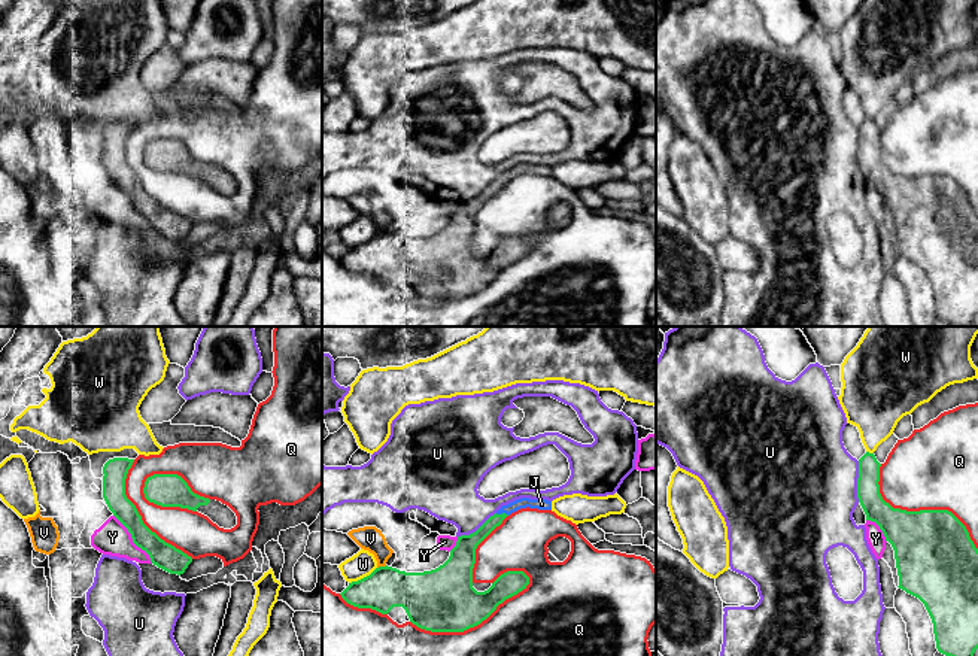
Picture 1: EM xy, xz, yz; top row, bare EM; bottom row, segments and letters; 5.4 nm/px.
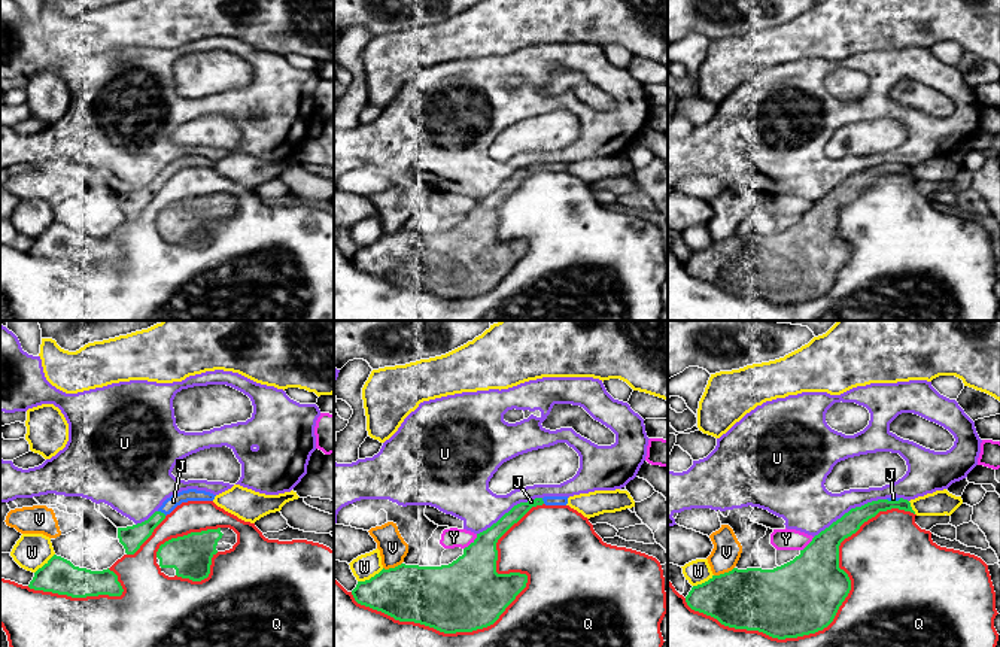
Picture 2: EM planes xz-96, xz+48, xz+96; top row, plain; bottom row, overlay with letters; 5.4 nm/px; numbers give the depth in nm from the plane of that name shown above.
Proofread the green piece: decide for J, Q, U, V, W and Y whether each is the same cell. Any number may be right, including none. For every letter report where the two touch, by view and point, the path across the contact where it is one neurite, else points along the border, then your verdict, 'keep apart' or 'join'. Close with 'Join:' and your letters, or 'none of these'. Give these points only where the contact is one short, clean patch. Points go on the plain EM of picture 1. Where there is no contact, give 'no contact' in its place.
J: contact xz (503, 179); join
Q: contact xz (471, 292); keep apart
U: contact yz (857, 148); keep apart
V: contact xz (382, 233); keep apart
W: contact xz (364, 243); keep apart
Y: contact xy (133, 206); keep apart
Join: J

